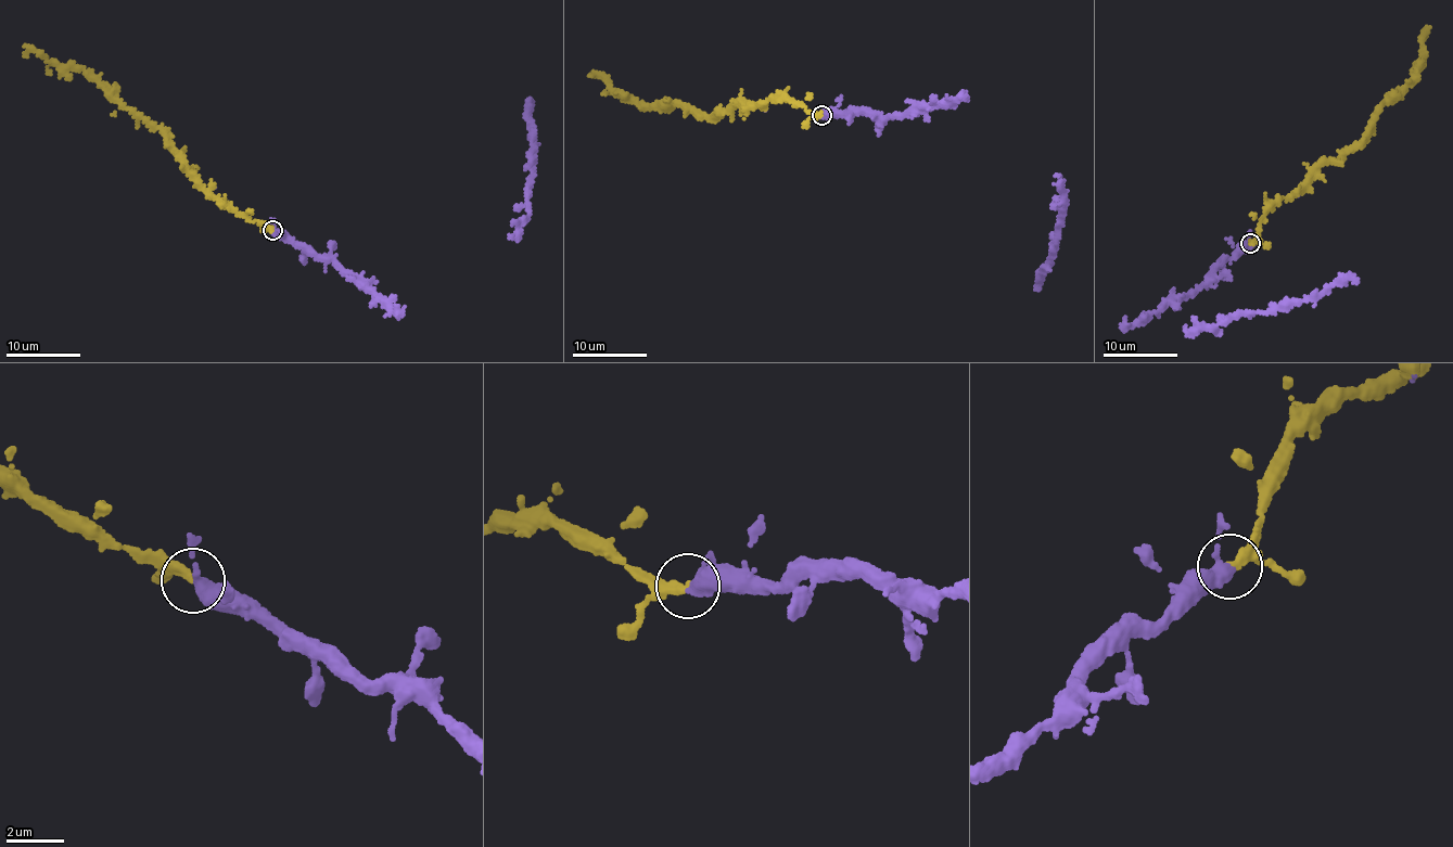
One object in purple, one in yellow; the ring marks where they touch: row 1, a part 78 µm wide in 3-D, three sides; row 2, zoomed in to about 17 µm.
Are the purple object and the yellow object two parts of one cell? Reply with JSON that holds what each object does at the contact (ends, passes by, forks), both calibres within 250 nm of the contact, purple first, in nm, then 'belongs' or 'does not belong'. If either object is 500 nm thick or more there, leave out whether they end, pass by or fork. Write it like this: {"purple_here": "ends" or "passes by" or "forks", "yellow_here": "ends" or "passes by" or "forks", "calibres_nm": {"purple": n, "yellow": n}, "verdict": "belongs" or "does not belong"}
{"purple_here": "passes by", "yellow_here": "ends", "calibres_nm": {"purple": 360, "yellow": 340}, "verdict": "belongs"}

